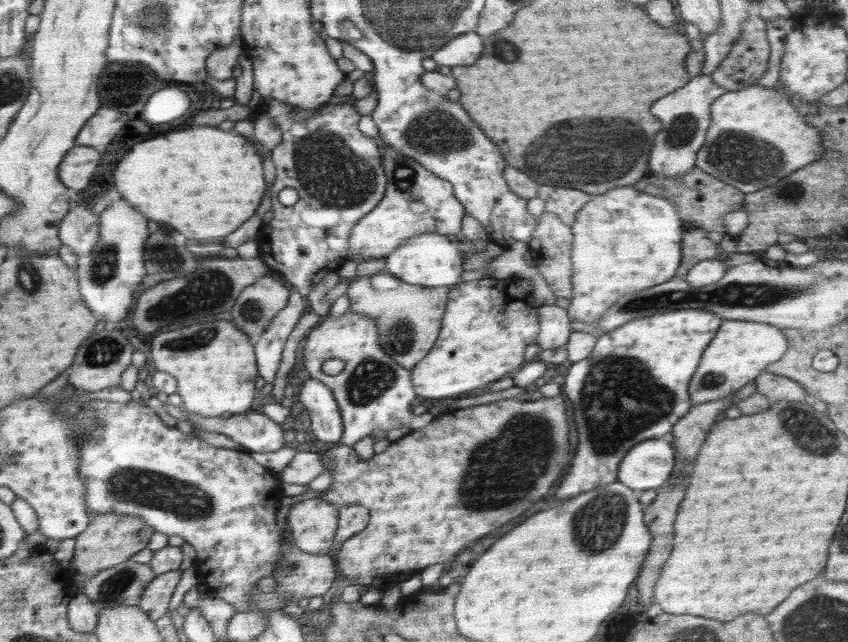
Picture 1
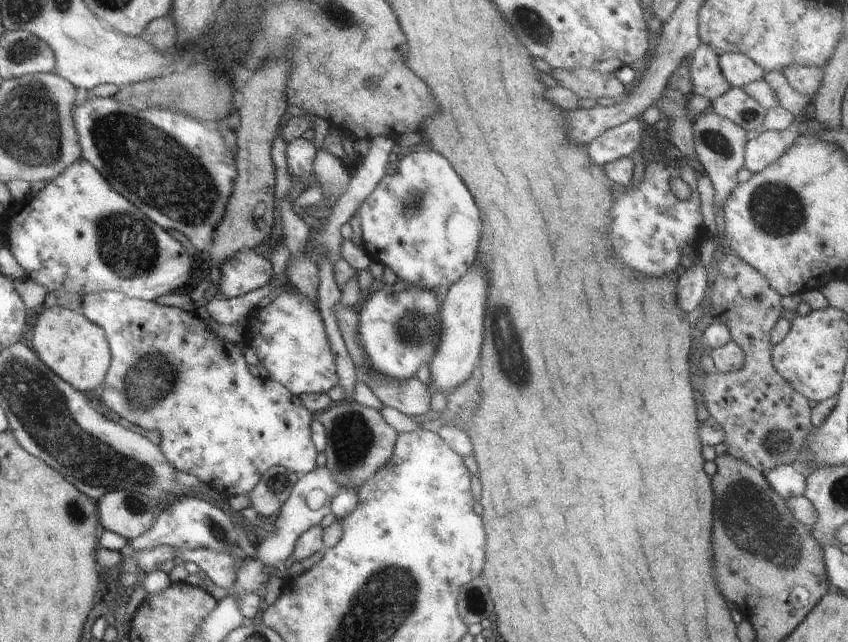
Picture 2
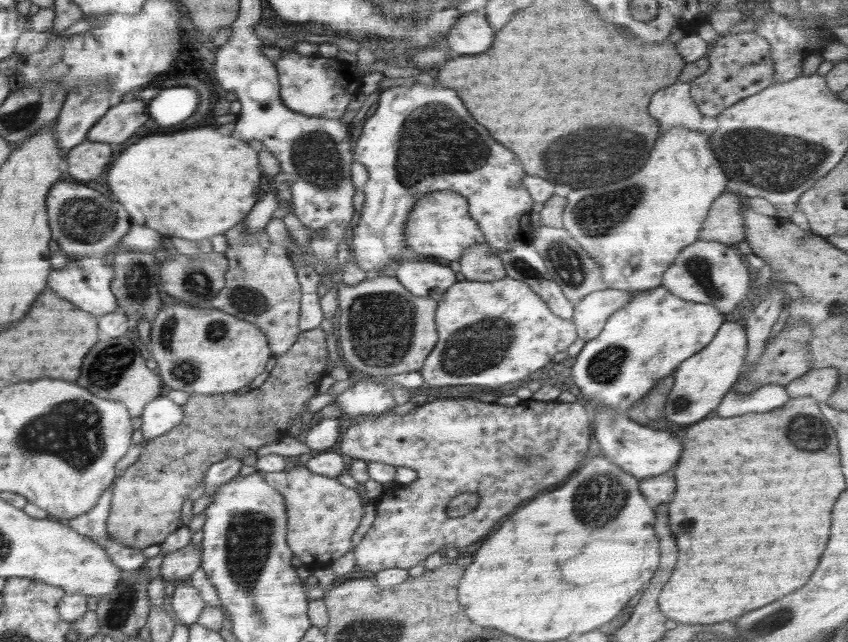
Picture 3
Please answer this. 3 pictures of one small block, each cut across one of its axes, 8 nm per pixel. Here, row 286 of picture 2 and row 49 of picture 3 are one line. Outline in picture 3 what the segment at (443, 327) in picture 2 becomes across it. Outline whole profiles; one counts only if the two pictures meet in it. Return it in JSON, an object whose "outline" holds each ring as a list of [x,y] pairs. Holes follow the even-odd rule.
{"outline":[[[483,10],[462,15],[448,31],[446,42],[455,57],[462,54],[480,54],[490,48],[494,32]]]}

